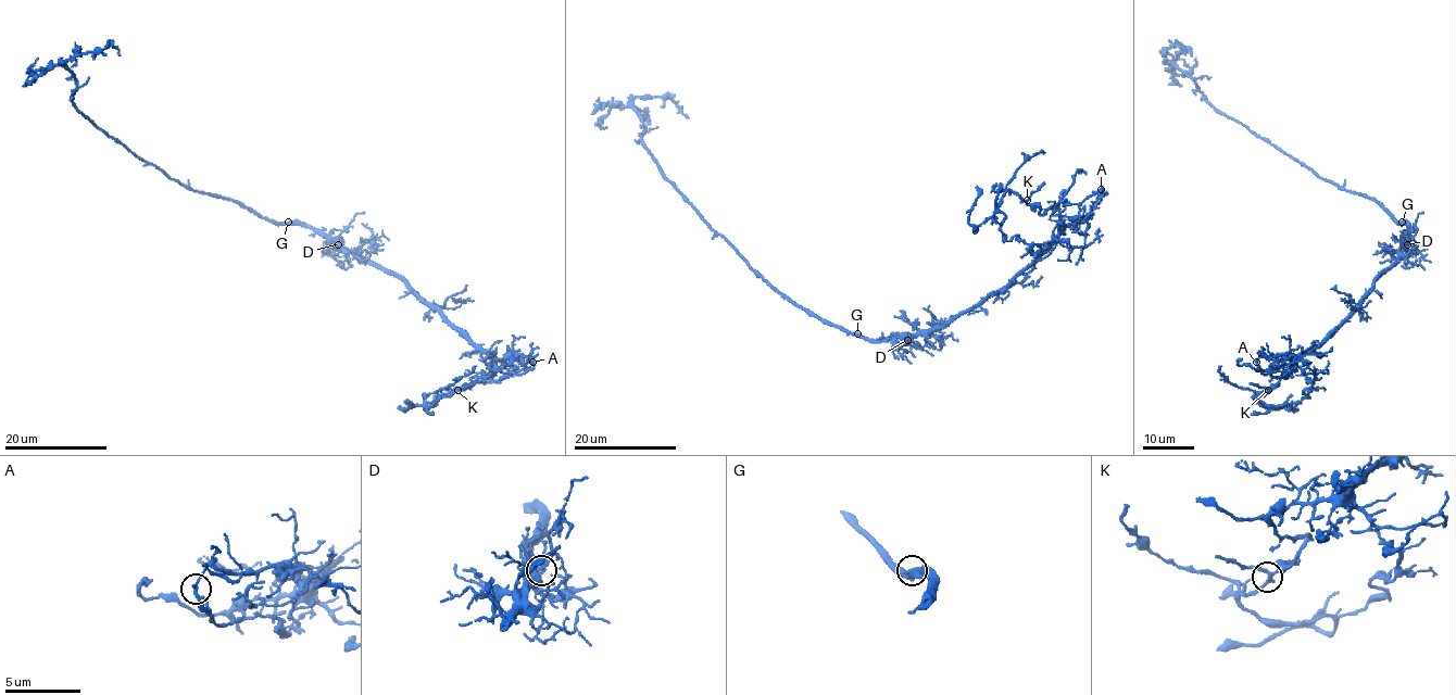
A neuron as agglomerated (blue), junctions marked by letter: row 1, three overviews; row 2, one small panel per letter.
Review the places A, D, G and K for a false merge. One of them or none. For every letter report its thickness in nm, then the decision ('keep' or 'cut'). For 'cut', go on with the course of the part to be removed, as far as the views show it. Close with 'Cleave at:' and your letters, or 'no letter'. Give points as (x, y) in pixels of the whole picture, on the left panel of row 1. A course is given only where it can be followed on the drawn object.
A: calibre 180 nm; cut; course (532, 362), (523, 374), (494, 371), (472, 378), (469, 387), (429, 406), (474, 381), (500, 381), (530, 362)
D: calibre 420 nm; keep
G: calibre 440 nm; keep
K: calibre 200 nm; keep
Cleave at: A

